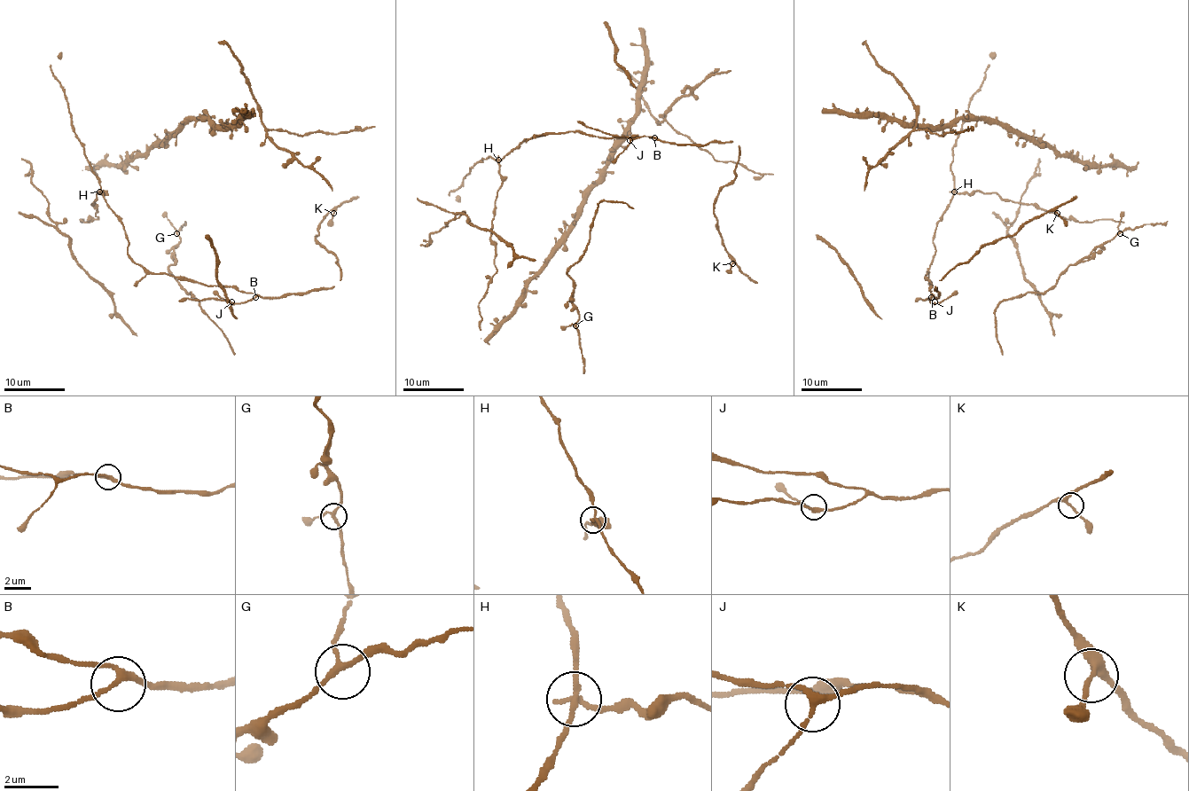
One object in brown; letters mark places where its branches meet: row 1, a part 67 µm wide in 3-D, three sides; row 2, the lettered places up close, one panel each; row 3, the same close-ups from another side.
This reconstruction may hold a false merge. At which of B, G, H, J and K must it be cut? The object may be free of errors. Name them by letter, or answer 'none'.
H

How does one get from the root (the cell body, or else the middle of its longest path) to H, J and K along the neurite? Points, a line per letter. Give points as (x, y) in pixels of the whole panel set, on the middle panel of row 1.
H: (493, 242), (490, 238), (493, 208), (496, 192), (503, 182), (497, 160)
J: (493, 242), (493, 208), (503, 182), (497, 161), (525, 139), (567, 131), (599, 137), (654, 137), (629, 140)
K: (493, 242), (497, 161), (525, 139), (582, 131), (733, 142), (735, 178), (714, 204), (731, 263)

